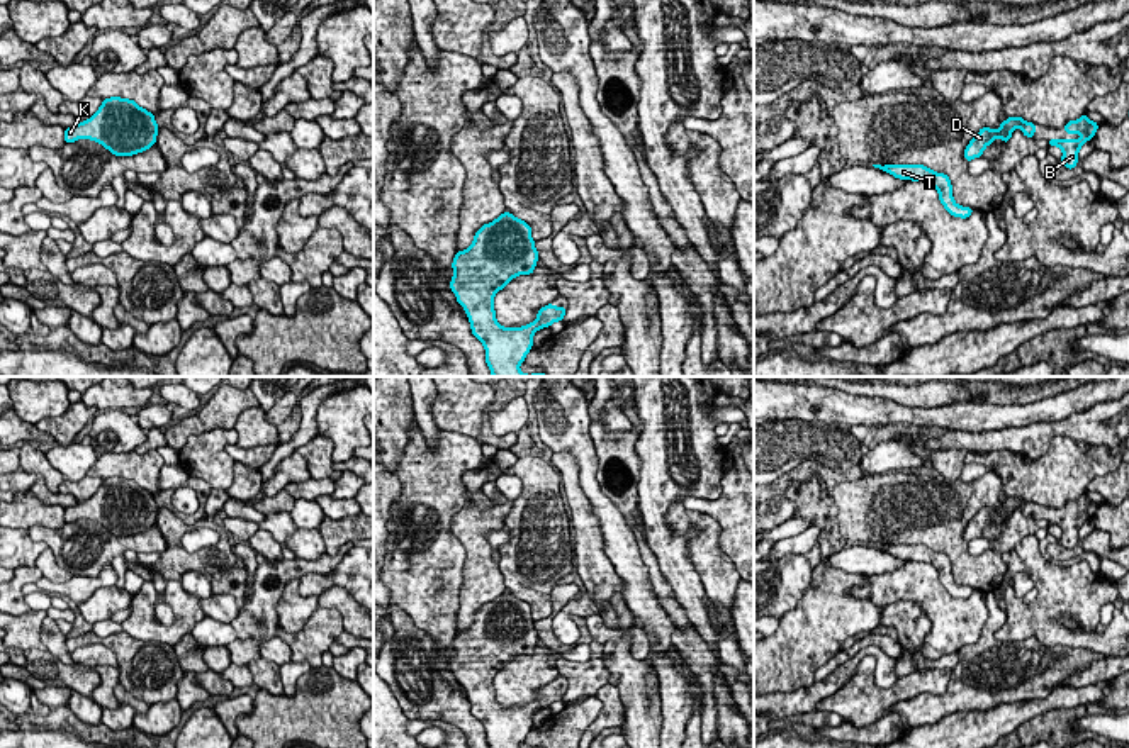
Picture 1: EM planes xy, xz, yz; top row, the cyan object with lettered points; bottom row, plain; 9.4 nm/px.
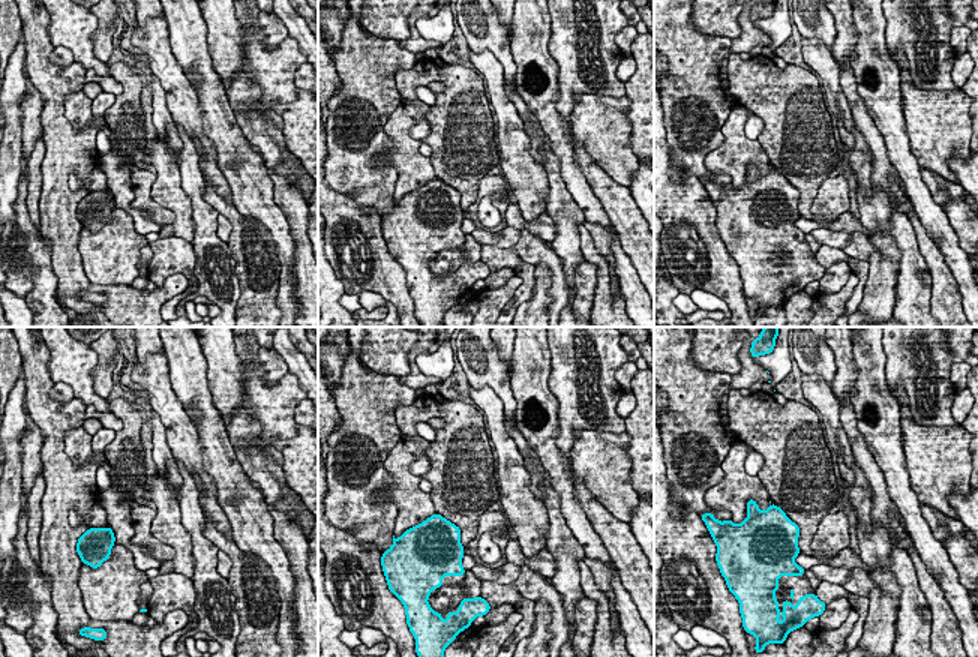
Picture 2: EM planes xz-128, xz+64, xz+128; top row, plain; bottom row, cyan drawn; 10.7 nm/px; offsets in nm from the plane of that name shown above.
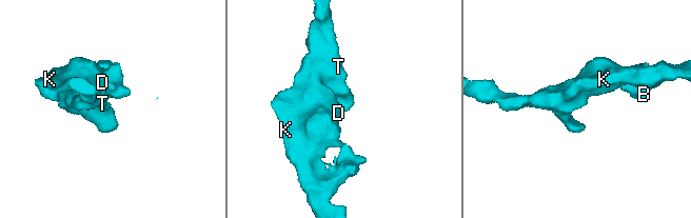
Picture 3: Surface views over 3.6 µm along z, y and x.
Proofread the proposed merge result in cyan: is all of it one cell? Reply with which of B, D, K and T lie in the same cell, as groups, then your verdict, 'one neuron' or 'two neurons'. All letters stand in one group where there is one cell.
groups B D K T; one neuron

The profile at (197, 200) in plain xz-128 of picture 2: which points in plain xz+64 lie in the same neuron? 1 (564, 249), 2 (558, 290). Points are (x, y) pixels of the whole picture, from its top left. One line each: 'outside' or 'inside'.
1: outside
2: inside

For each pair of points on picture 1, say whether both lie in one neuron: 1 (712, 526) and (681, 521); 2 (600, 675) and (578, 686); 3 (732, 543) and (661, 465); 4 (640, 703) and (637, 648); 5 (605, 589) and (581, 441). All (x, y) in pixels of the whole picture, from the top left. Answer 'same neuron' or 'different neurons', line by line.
1: same neuron
2: same neuron
3: different neurons
4: different neurons
5: different neurons

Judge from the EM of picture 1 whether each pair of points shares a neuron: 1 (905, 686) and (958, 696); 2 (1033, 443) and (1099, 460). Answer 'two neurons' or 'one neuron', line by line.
1: two neurons
2: two neurons

